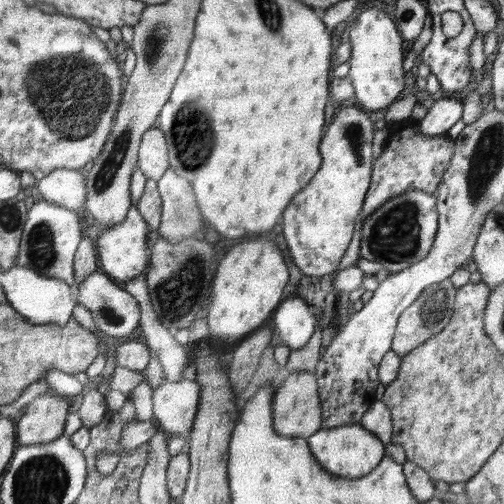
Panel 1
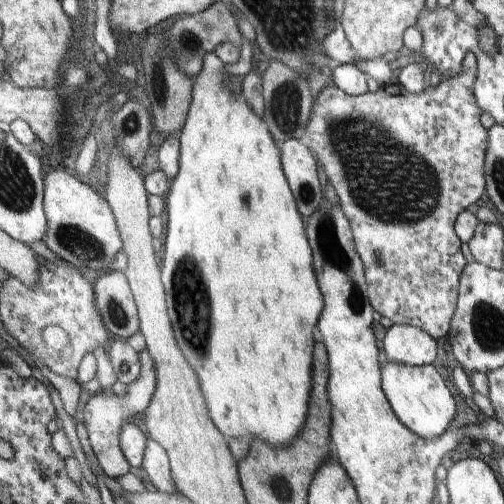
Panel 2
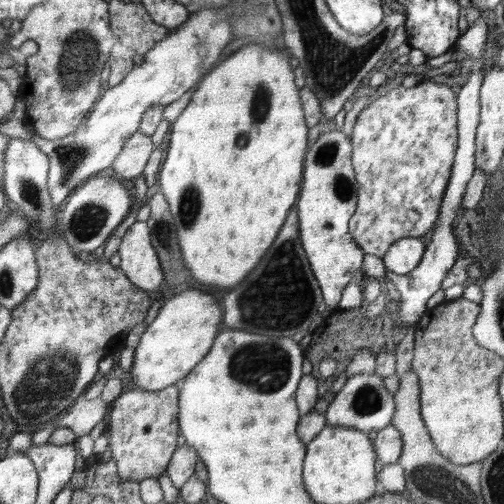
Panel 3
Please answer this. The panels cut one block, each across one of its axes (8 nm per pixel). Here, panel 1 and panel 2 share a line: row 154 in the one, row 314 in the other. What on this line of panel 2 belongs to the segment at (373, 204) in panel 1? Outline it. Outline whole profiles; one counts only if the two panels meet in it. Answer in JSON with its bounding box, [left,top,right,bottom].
[303,72,487,342]

